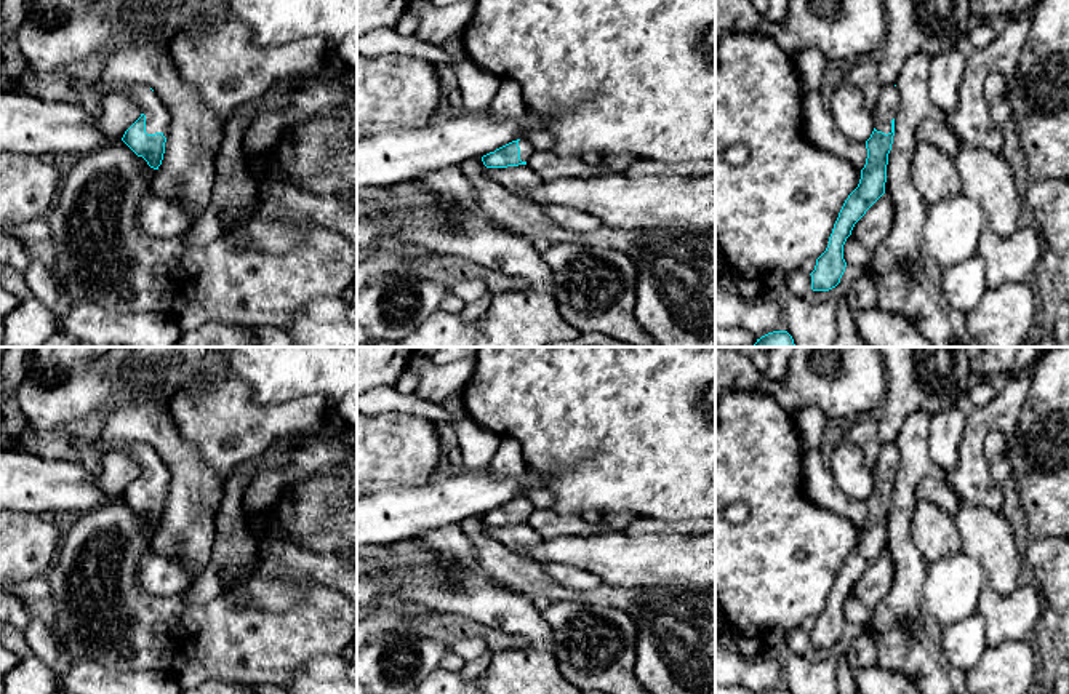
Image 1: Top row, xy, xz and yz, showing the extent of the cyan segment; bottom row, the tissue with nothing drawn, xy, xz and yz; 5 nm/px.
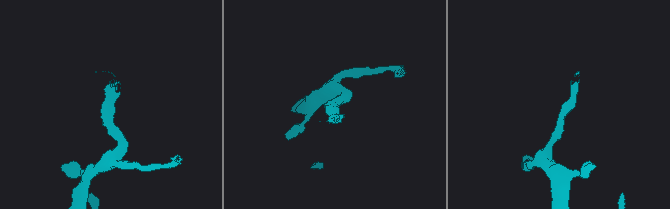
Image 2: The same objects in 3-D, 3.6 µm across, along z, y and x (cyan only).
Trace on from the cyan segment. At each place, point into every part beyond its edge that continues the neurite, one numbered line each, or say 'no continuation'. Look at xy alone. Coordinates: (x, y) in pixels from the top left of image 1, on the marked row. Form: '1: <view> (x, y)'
1: xy (157, 119)

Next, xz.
1: xz (525, 146)

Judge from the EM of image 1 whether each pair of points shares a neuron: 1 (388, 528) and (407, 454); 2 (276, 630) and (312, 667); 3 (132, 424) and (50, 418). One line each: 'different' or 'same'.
1: different
2: different
3: different

